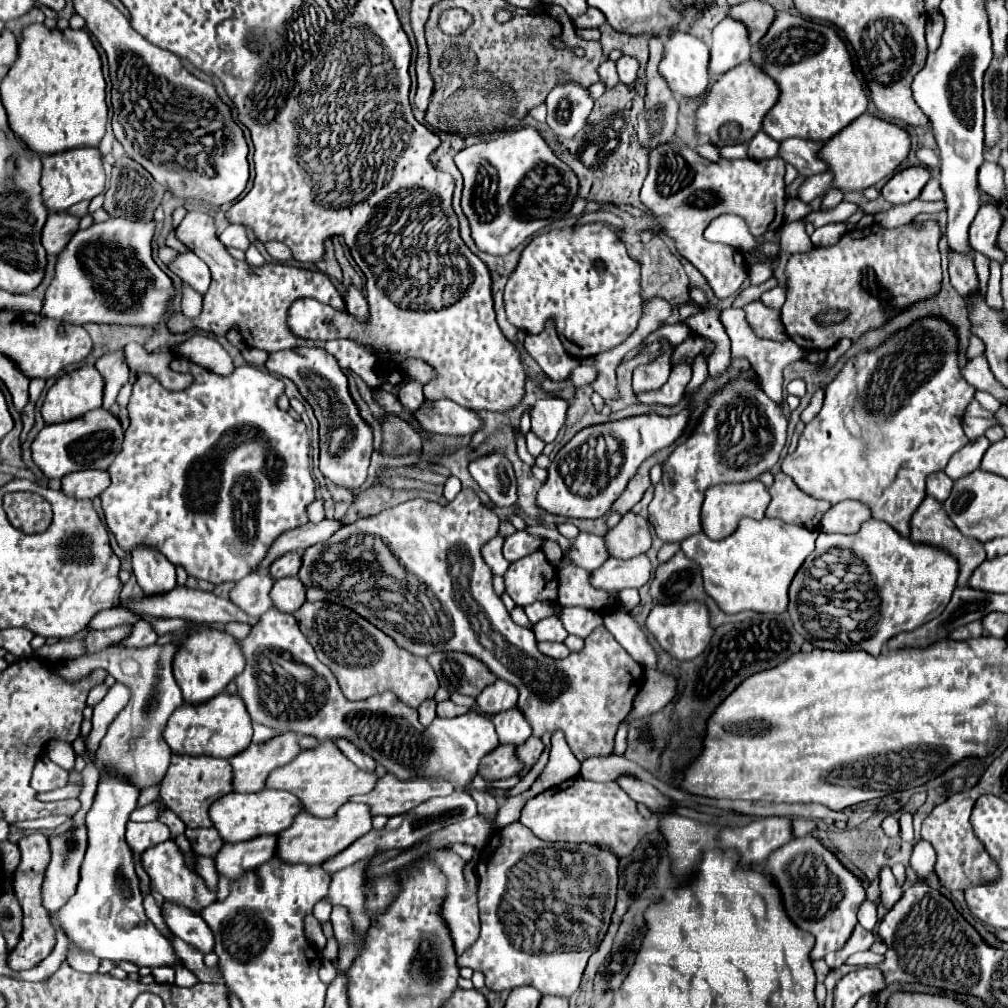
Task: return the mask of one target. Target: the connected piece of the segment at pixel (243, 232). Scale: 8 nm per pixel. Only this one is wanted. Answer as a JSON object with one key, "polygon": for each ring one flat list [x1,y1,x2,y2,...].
{"polygon":[[230,224,220,234,220,240,226,247,236,247,242,251,247,251,249,245,251,245,247,229,239,224]]}

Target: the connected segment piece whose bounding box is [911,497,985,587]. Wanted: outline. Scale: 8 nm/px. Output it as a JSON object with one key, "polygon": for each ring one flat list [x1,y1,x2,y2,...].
{"polygon":[[925,497,923,503,919,505,919,509,915,511,913,519,911,519,911,541,913,543,923,543,923,545,933,545,937,549,947,551,949,555,953,555,959,563,959,579,957,579,957,587,965,587,969,583,971,573,975,571,975,567,985,559,985,551,983,551,983,543,977,543,971,537,965,537,947,517,947,513,943,511,943,505,935,499]]}

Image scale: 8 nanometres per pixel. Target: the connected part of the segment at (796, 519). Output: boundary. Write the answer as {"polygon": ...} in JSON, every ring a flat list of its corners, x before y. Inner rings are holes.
{"polygon":[[785,473,775,475,775,483,769,487,771,503,767,507,767,517,777,517,785,523,797,523,805,529,819,529,819,521,831,503,823,499,809,497,803,493,791,477]]}

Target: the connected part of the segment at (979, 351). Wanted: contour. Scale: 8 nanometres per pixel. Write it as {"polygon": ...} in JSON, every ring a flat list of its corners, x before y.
{"polygon":[[972,335,967,348,967,357,973,359,973,357,981,357,983,353,985,353,983,341,976,335]]}

